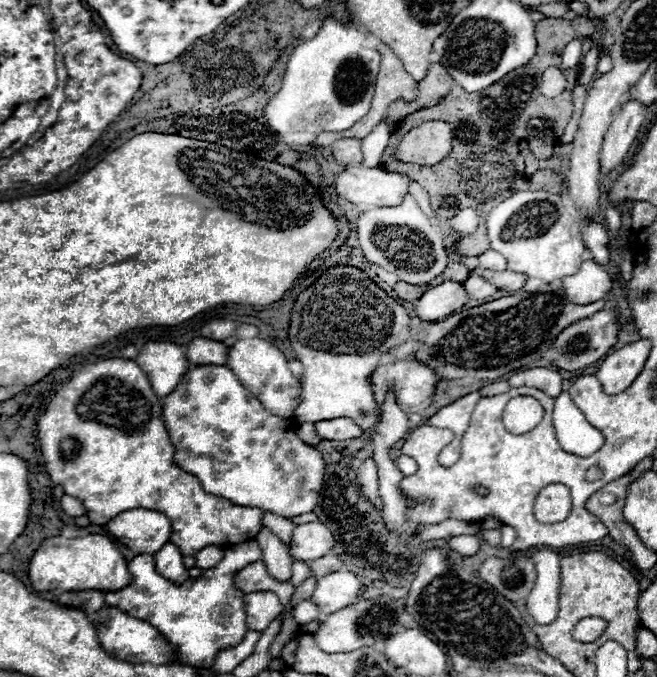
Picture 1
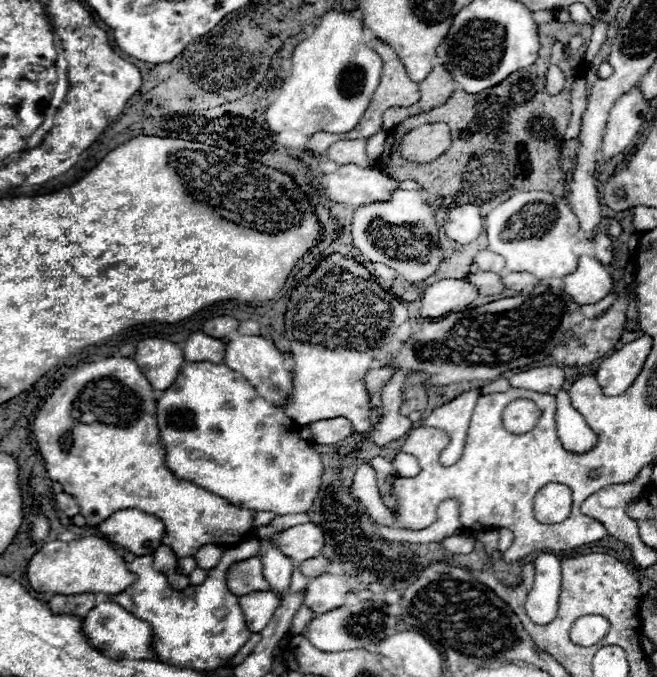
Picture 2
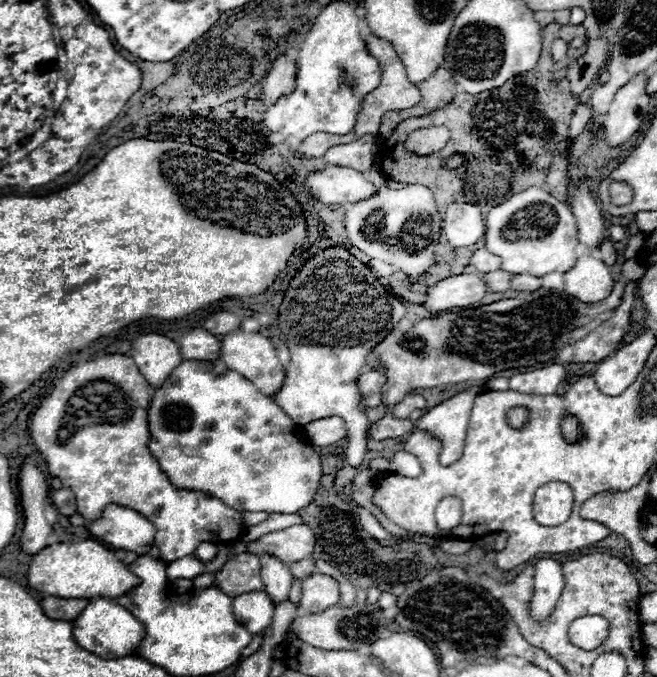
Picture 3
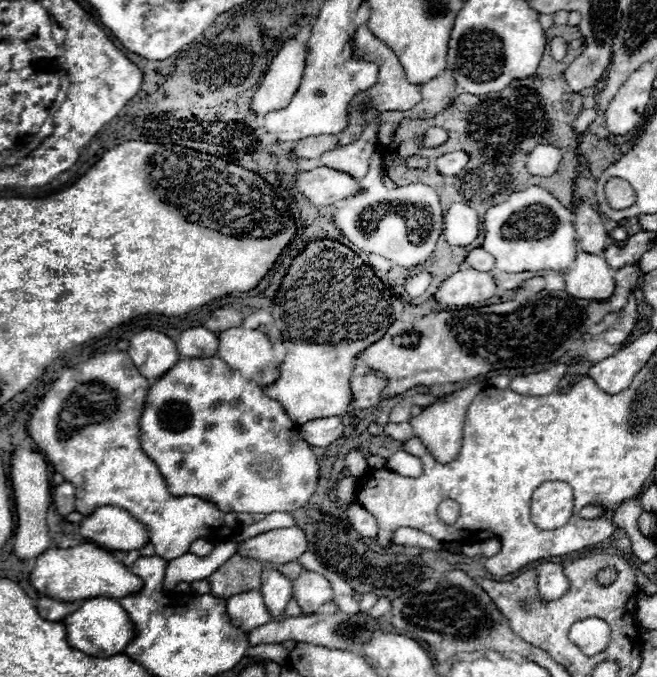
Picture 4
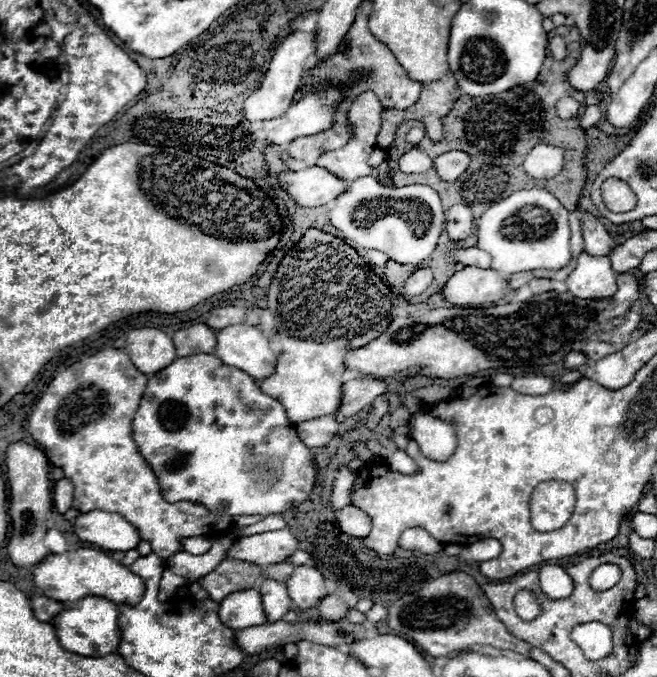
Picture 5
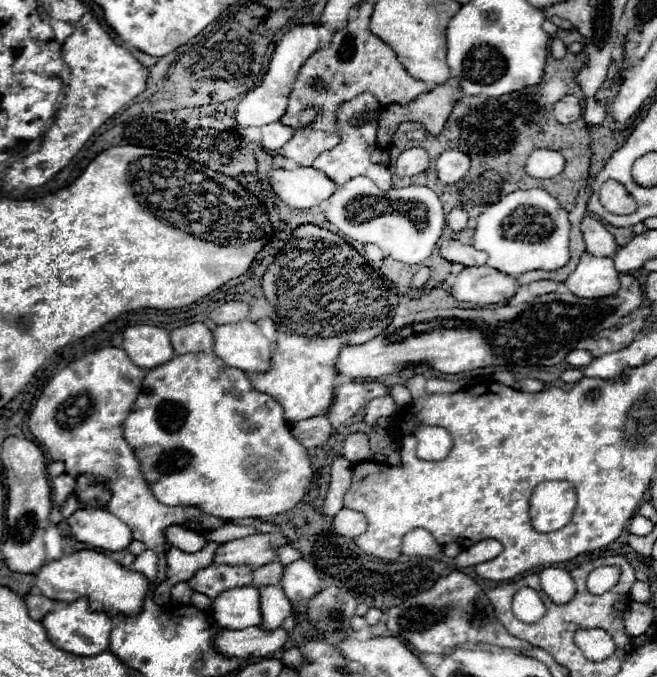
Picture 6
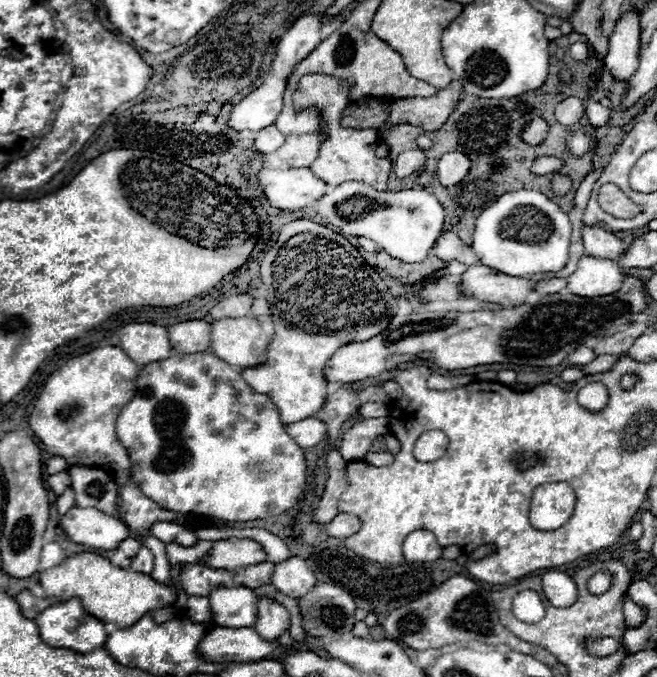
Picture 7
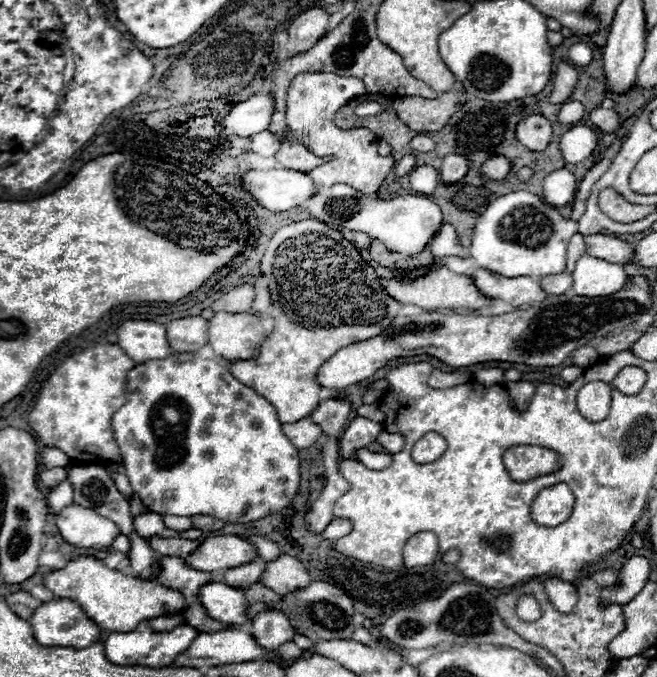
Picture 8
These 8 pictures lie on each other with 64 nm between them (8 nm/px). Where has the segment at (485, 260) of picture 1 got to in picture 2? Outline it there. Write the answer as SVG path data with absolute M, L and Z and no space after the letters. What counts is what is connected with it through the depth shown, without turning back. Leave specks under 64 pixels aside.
M482 250L474 256L474 262L478 266L478 270L482 272L496 272L500 274L504 270L504 258L500 254L494 254L490 250Z

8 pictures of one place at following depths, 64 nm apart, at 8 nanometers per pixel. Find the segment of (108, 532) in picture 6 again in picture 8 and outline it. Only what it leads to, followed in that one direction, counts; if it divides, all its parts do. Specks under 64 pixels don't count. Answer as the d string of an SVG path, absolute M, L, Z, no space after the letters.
M76 504L56 514L54 522L66 542L82 548L110 548L114 538L122 534L116 522Z

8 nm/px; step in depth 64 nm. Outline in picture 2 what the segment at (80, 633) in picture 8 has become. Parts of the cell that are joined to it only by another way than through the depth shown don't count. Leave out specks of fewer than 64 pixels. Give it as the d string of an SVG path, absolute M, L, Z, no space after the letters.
M114 602L98 604L88 616L84 618L84 632L104 656L118 658L118 660L158 660L152 650L152 628L148 622L134 618L122 606Z

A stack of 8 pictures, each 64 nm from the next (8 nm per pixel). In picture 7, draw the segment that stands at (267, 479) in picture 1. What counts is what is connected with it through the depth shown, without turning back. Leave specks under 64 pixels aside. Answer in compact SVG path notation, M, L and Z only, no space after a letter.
M174 354L172 360L162 360L162 362L156 362L156 364L142 366L140 376L136 380L136 396L132 398L132 404L126 404L126 408L122 408L120 420L116 422L116 428L118 428L116 434L120 436L120 442L128 448L128 454L134 462L134 476L136 476L136 482L140 484L142 492L148 498L152 498L156 504L160 504L162 508L168 508L168 510L196 512L196 514L212 516L212 518L218 518L218 520L224 520L224 522L258 520L258 518L276 516L276 514L292 508L298 502L298 496L304 492L304 486L306 486L304 450L286 434L276 404L266 394L254 392L244 382L242 374L236 368L224 364L214 354Z

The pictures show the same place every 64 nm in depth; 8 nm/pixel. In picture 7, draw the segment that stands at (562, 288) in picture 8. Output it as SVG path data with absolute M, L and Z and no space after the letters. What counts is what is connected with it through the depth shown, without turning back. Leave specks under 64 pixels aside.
M548 278L548 280L540 280L536 284L536 292L538 294L559 294L565 292L567 282L564 278Z

